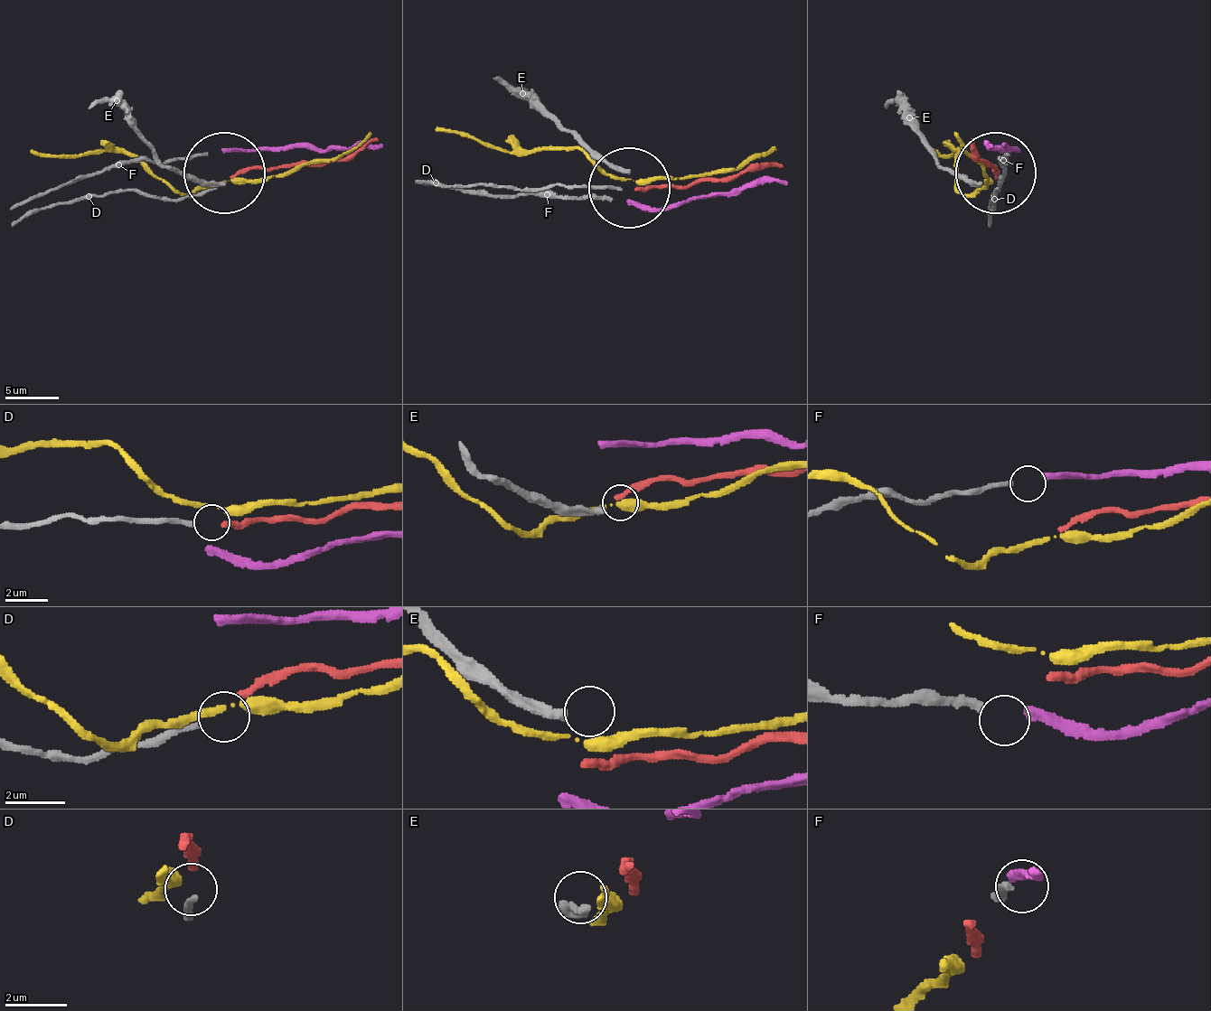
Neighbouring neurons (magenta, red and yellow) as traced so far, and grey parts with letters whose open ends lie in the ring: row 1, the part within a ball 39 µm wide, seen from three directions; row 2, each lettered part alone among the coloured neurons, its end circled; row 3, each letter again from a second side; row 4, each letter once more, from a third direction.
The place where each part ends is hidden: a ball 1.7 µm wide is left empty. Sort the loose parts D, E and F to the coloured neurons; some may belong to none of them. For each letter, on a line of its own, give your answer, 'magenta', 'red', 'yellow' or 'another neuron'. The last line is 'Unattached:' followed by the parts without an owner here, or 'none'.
D: another neuron
E: another neuron
F: another neuron
Unattached: D, E, F

